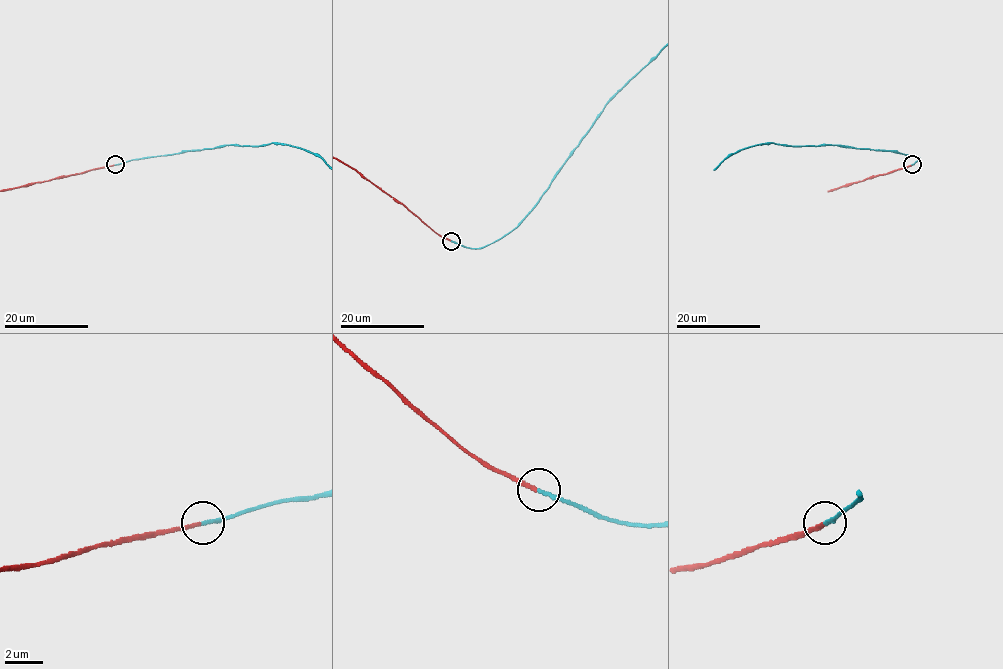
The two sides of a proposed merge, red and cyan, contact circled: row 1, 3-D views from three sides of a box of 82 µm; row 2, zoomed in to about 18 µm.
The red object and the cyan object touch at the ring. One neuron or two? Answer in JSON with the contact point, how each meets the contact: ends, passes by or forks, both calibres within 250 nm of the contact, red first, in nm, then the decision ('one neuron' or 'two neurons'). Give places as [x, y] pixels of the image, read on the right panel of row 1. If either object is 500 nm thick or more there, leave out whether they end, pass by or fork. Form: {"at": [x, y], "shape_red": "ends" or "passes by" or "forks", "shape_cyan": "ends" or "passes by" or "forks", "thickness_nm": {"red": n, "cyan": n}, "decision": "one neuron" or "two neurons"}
{"at": [912, 164], "shape_red": "ends", "shape_cyan": "ends", "thickness_nm": {"red": 180, "cyan": 180}, "decision": "one neuron"}

